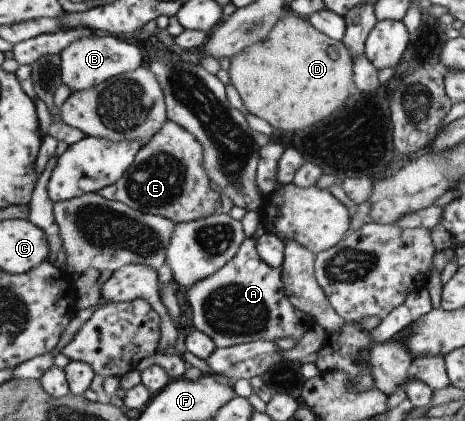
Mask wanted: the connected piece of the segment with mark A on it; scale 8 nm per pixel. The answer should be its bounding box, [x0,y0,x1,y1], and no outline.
[186,211,317,348]

